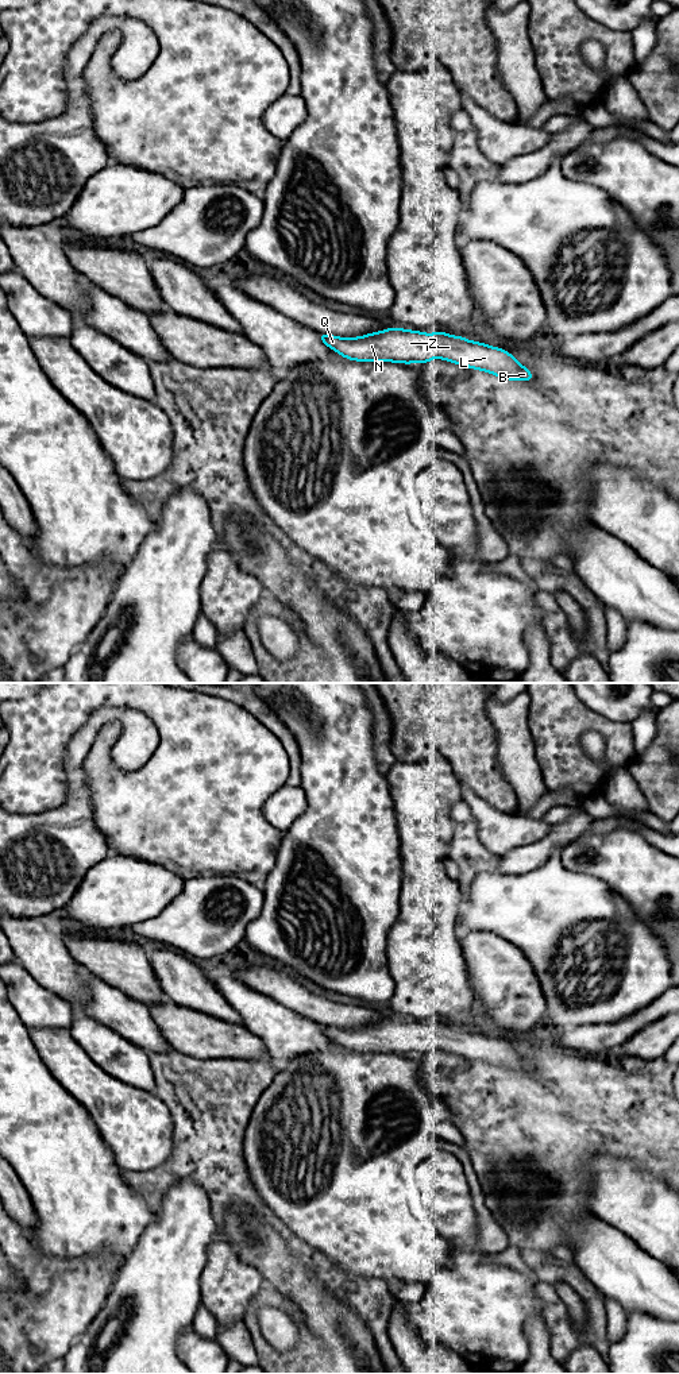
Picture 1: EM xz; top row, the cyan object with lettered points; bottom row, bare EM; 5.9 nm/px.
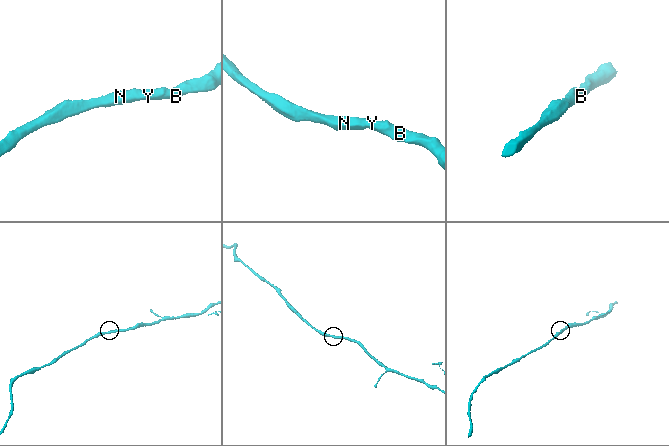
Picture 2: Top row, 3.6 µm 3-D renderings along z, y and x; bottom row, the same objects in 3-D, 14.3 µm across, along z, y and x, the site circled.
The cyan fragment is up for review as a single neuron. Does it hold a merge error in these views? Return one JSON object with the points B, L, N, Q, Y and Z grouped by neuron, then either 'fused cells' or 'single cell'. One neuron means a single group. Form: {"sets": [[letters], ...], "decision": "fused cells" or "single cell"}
{"sets": [["B", "L", "N", "Q", "Y", "Z"]], "decision": "single cell"}

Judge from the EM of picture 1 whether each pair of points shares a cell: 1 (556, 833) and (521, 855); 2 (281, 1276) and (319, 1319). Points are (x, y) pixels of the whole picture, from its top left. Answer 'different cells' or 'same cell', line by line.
1: same cell
2: same cell

